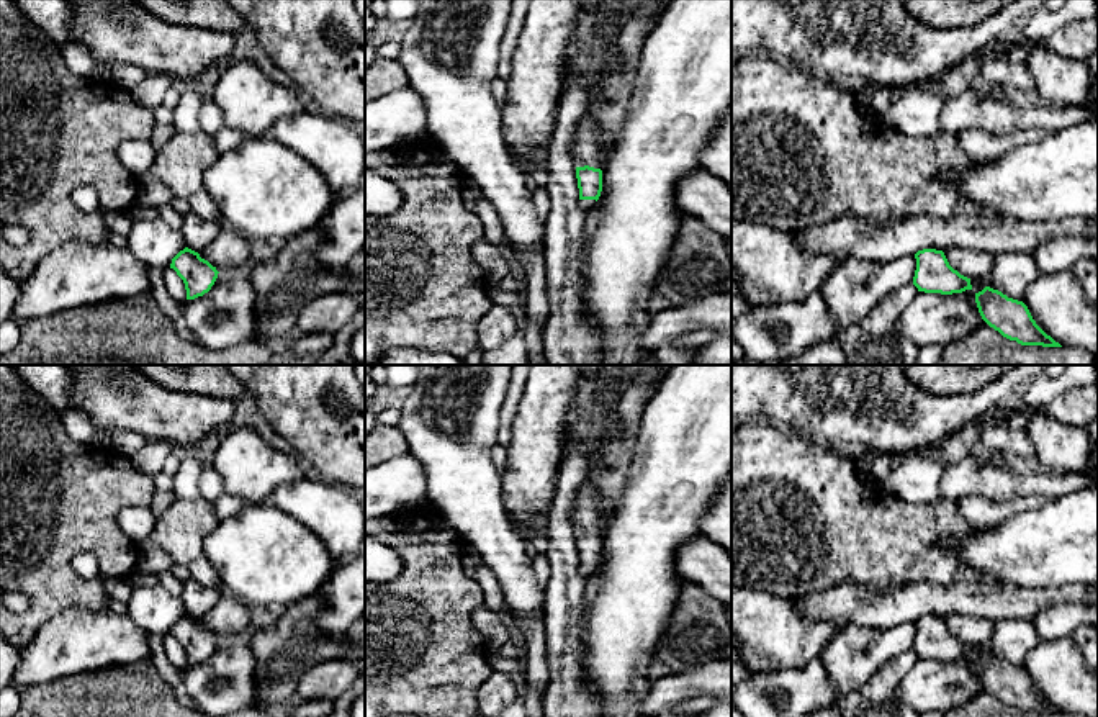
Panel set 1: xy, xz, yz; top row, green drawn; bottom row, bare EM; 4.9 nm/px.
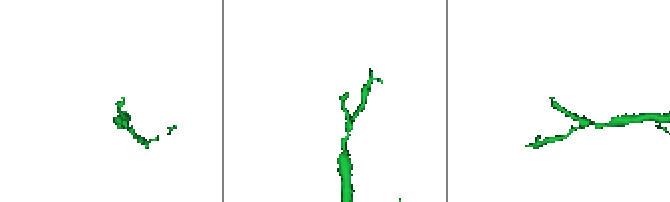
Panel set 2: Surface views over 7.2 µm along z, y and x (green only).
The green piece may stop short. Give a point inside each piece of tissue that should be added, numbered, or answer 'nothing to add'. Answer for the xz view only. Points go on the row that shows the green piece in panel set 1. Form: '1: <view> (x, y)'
1: xz (591, 48)

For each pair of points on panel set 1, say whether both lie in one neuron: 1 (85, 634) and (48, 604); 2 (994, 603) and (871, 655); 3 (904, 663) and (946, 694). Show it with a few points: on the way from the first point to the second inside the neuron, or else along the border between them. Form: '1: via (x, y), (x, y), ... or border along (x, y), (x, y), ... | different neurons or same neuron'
1: border along (98, 613), (66, 608), (48, 619), (31, 639) | different neurons
2: border along (913, 621), (876, 629) | different neurons
3: border along (918, 658), (899, 685), (899, 699) | different neurons

